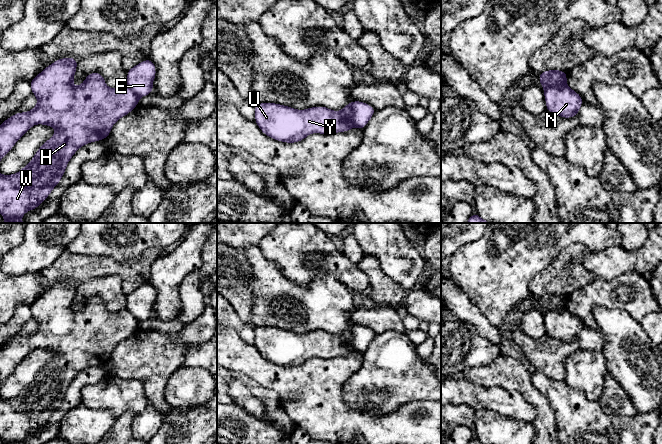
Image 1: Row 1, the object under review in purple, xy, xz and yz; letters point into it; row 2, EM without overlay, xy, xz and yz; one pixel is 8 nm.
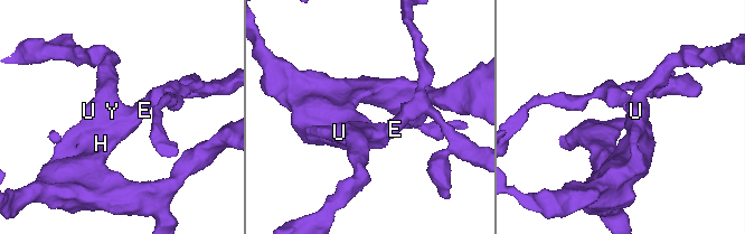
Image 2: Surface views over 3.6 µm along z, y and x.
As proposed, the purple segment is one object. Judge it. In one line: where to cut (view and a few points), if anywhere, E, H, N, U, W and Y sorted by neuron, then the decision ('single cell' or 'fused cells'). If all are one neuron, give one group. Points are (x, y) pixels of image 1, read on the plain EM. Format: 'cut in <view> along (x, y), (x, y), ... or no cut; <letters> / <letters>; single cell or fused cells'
cut in xz along (351, 325), (355, 350); E / H N U W Y; fused cells

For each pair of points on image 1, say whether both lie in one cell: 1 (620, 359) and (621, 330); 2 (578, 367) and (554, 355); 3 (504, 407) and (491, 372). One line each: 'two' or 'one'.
1: one
2: two
3: two

